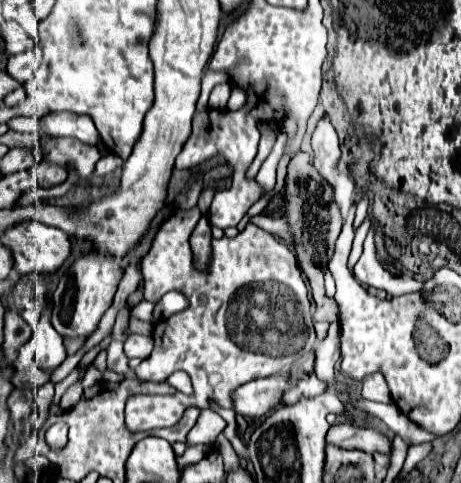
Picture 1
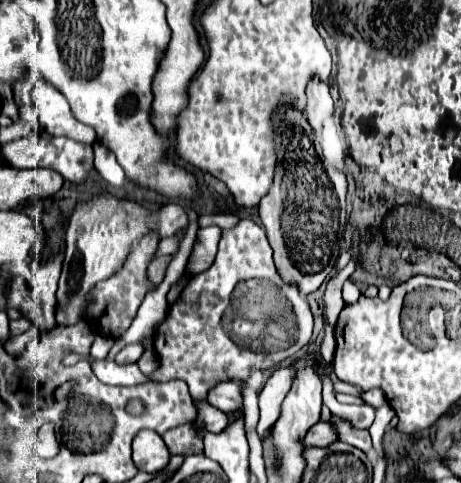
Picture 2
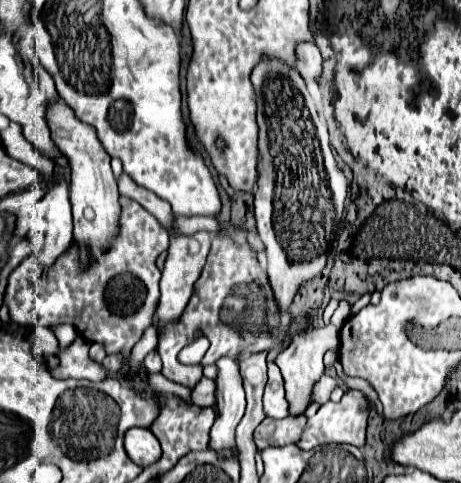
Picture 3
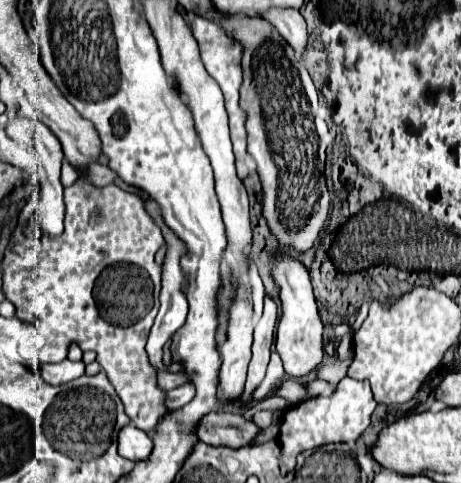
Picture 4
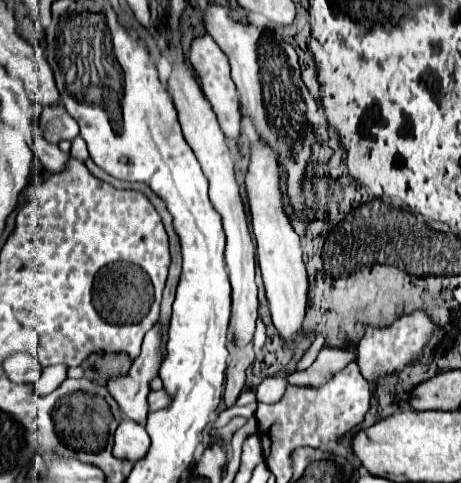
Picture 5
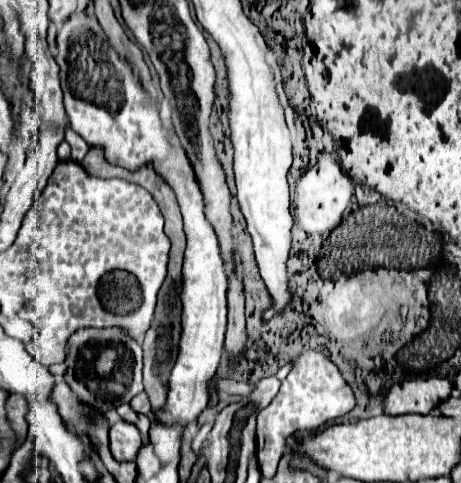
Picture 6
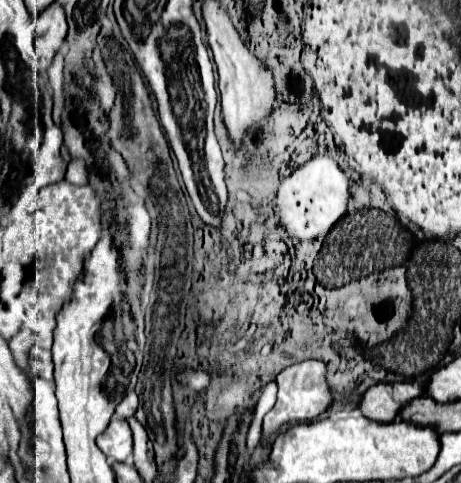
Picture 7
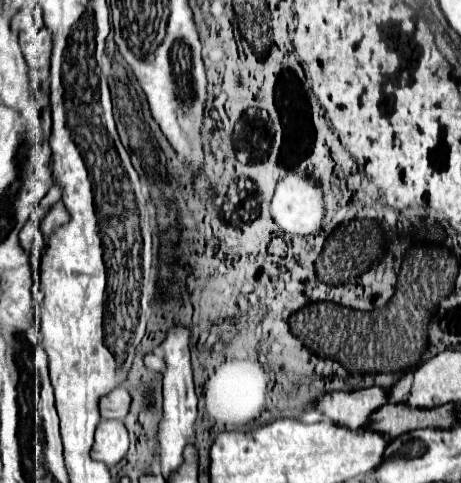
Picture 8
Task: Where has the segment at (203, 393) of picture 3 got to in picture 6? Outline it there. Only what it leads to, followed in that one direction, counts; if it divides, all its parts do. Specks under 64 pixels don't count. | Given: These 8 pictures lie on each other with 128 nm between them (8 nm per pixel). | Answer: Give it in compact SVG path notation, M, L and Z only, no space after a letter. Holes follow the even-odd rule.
M144 392L138 394L138 396L134 396L130 400L130 406L132 406L132 410L136 410L140 414L148 414L150 412L150 402L148 402L148 396Z

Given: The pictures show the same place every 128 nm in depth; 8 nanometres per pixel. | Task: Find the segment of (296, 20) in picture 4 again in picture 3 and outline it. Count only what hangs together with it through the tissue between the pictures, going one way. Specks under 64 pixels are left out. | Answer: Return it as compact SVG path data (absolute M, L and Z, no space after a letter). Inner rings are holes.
M312 42L296 44L296 64L306 64L300 68L300 74L310 86L316 86L316 80L322 72L322 56L320 56L320 50Z

